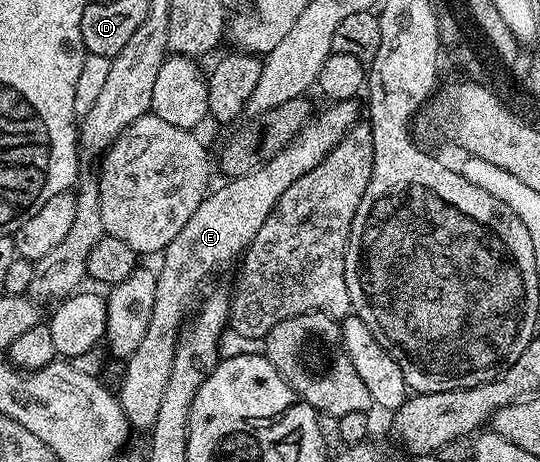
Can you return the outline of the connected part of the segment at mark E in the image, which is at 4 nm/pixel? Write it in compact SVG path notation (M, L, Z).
M355 100L325 104L325 109L311 117L299 135L285 149L278 151L274 159L263 161L250 175L225 180L225 185L217 189L215 186L198 211L186 219L186 227L182 227L163 249L164 262L155 270L154 312L150 315L146 335L142 335L142 343L138 343L138 348L126 358L125 365L128 366L118 388L120 406L133 430L151 430L154 419L158 419L158 407L170 380L180 327L205 292L204 284L211 279L212 273L243 254L254 235L258 235L258 227L266 223L270 211L278 199L282 199L286 187L302 179L306 171L314 171L314 167L318 167L318 163L322 163L329 151L357 124L356 104Z

